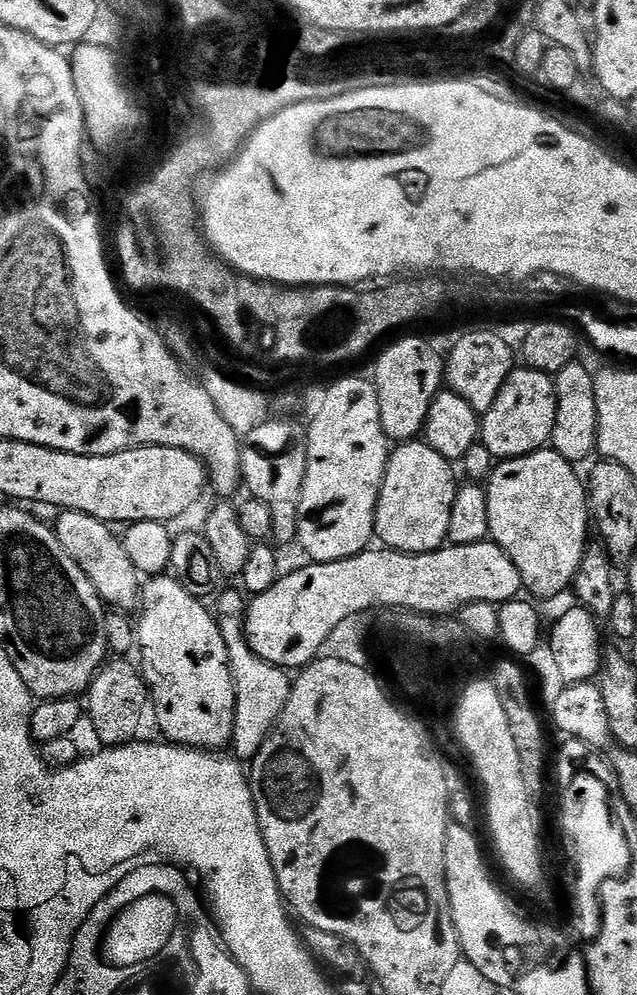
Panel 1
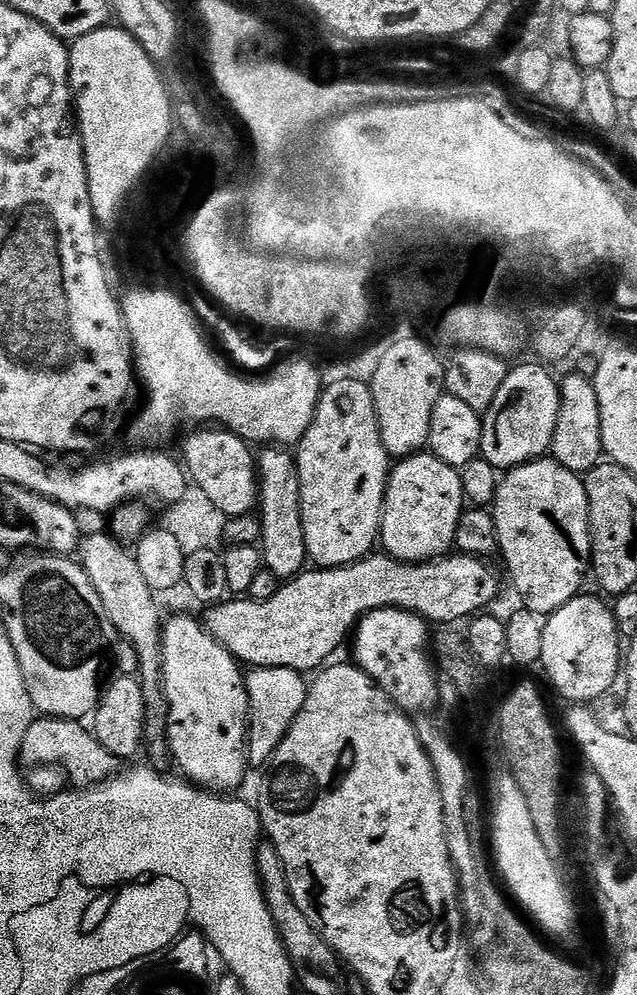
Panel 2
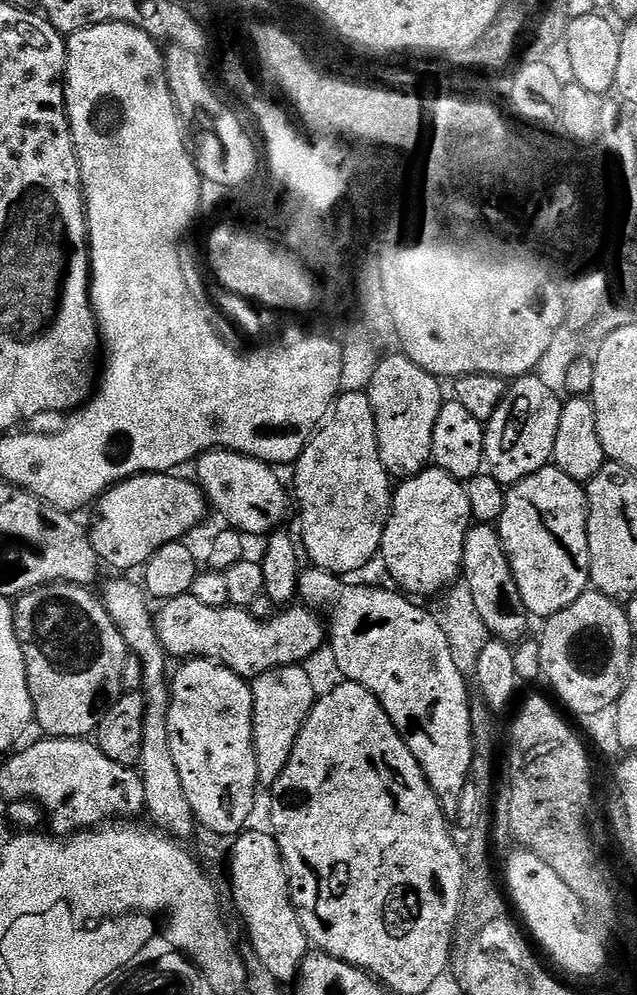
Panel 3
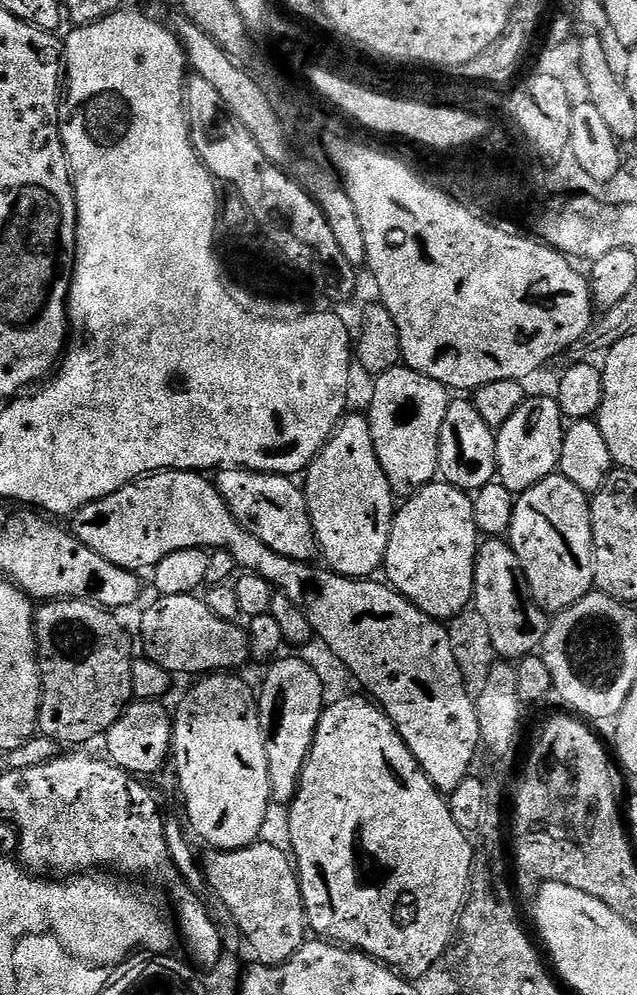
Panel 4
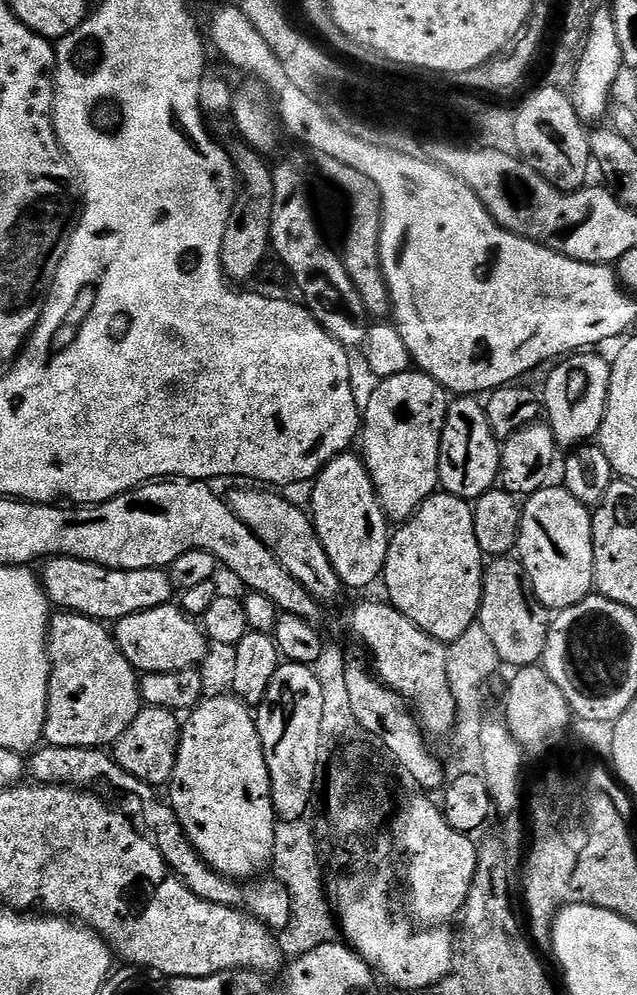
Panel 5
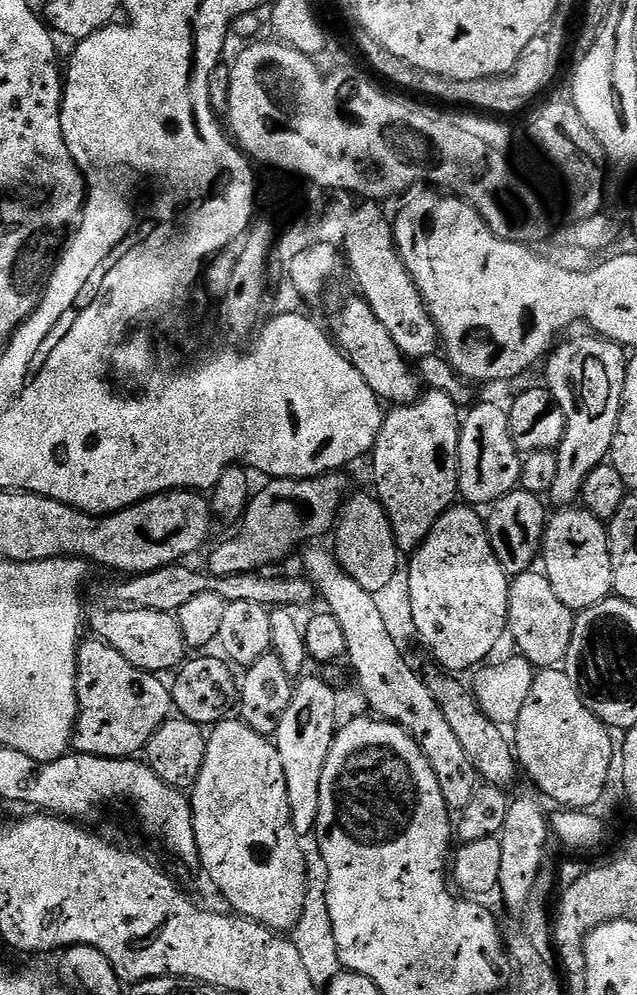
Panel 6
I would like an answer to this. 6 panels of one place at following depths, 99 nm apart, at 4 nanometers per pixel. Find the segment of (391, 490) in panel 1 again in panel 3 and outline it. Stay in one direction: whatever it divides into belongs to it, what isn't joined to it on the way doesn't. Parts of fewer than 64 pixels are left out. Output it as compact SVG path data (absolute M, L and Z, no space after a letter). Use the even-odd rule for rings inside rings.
M429 466L395 485L379 559L384 559L385 570L405 593L416 598L443 593L461 579L466 534L473 520L467 487L440 468Z

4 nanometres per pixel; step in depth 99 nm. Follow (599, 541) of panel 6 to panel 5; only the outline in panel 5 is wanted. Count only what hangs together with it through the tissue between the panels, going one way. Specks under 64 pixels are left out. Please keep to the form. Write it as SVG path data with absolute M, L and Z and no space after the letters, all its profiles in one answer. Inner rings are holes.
M552 487L540 488L523 501L518 559L540 603L549 610L563 610L582 602L594 592L592 512L589 505L578 502L567 488Z

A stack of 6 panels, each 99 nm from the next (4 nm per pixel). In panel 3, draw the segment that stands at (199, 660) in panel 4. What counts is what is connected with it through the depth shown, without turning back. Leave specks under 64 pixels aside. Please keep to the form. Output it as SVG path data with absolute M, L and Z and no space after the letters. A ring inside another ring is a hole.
M192 595L179 596L173 600L165 600L159 605L155 613L156 629L158 638L162 642L164 651L169 657L176 658L205 658L207 660L218 660L225 664L234 674L244 677L252 682L256 677L266 674L275 668L288 665L303 665L310 659L320 647L326 644L326 624L319 611L307 606L288 606L284 612L273 615L269 620L257 620L247 608L229 606L226 608L215 608L206 606L206 602L198 602L198 598Z

